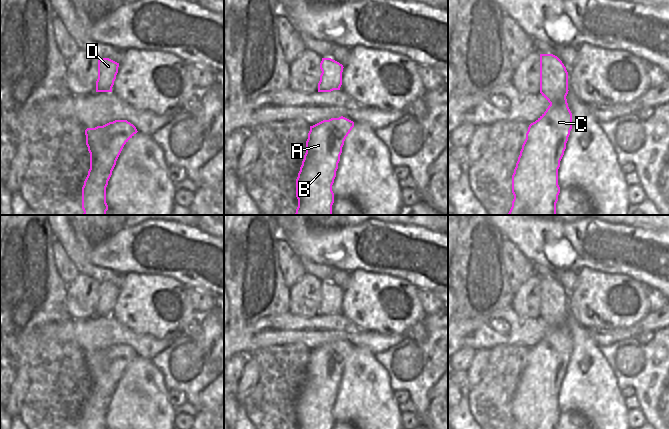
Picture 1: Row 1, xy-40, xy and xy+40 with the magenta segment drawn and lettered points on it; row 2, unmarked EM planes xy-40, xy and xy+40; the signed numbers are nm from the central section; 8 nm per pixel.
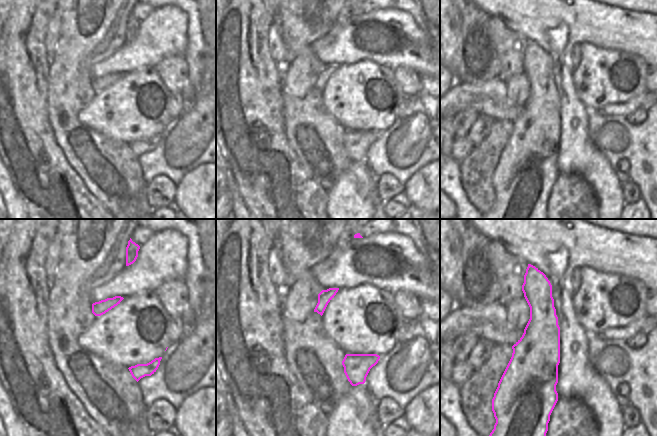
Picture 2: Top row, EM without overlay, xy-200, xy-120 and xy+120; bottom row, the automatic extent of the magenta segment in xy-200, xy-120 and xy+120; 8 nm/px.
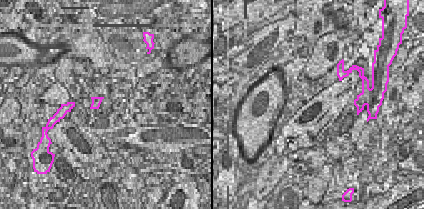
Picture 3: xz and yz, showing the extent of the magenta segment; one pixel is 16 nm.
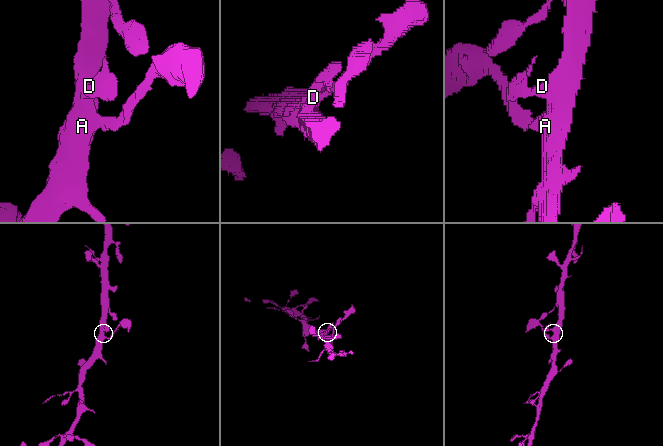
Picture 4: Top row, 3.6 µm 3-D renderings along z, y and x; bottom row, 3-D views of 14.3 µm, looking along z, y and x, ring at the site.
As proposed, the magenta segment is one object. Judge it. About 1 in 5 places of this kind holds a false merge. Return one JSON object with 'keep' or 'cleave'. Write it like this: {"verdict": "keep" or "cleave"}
{"verdict": "keep"}

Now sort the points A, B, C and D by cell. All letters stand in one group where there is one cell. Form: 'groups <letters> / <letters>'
groups A B C D

